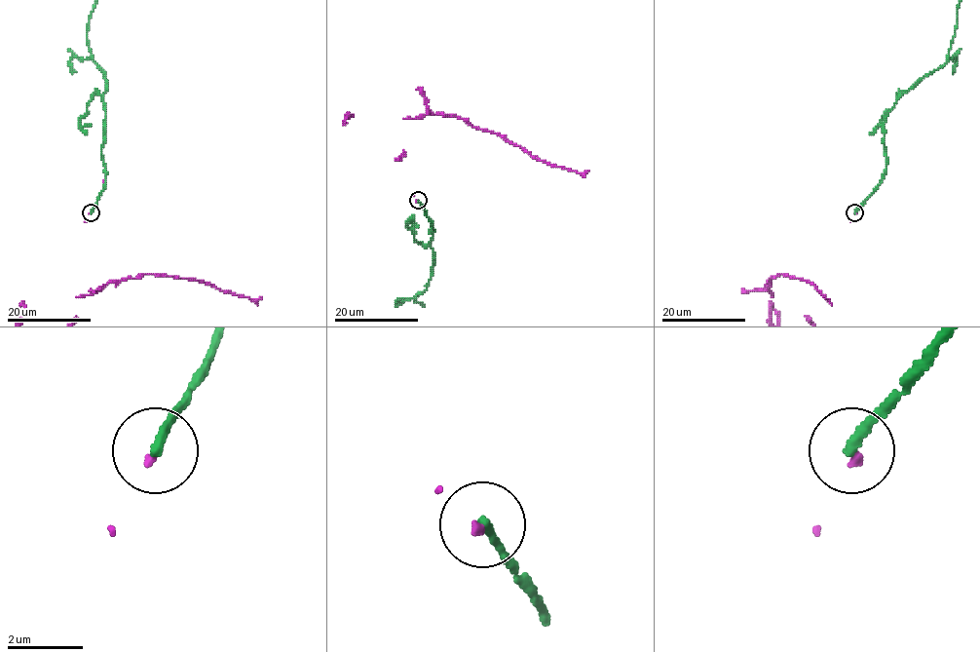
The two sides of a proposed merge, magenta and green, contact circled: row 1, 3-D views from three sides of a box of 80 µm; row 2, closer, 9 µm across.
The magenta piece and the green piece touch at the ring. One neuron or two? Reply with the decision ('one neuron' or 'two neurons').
two neurons

